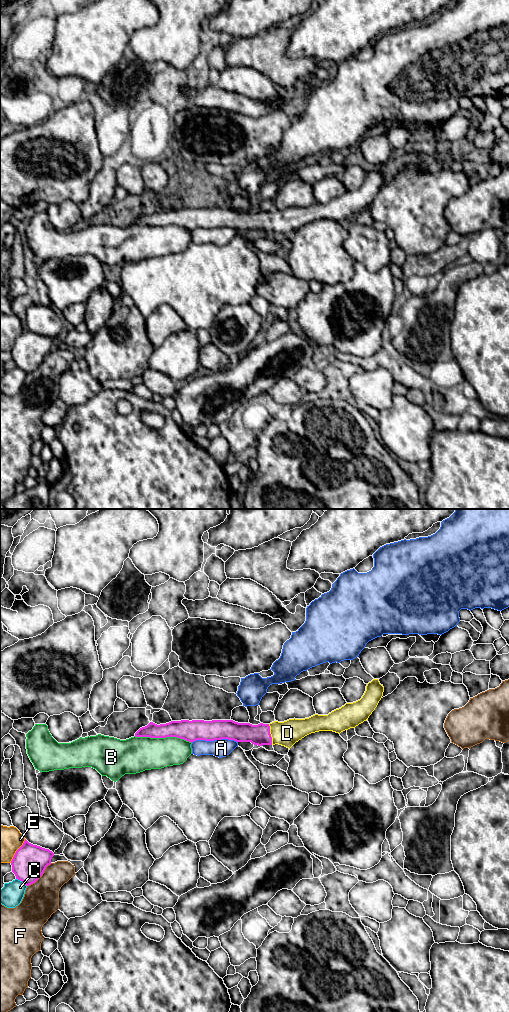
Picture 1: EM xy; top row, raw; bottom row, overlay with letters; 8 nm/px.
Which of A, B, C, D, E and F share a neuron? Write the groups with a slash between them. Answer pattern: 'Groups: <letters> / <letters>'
Groups: A / B / C / D / E / F

